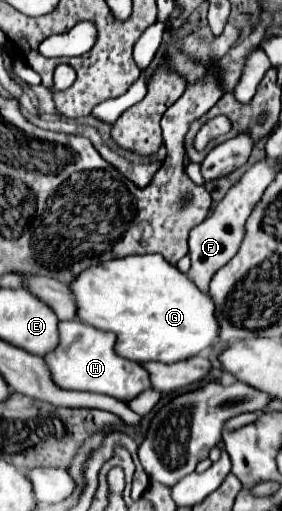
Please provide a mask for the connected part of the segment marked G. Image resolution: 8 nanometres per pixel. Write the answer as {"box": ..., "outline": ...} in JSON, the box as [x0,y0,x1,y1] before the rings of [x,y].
{"box":[70,254,220,362],"outline":[[[160,254],[146,256],[126,256],[120,260],[110,260],[96,268],[82,272],[70,288],[76,296],[78,318],[98,330],[108,330],[118,336],[116,352],[128,360],[136,362],[180,362],[198,356],[202,350],[212,348],[214,340],[220,336],[220,322],[216,318],[216,304],[210,294],[202,292],[186,274],[182,274],[174,264],[170,264]]]}

